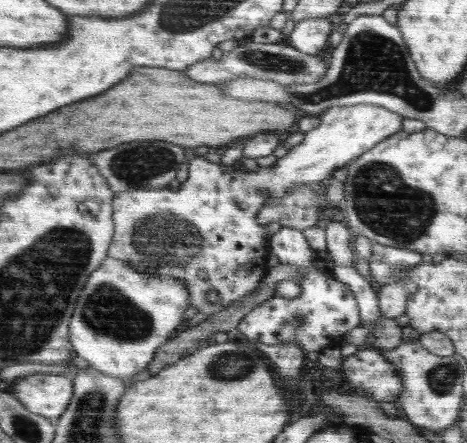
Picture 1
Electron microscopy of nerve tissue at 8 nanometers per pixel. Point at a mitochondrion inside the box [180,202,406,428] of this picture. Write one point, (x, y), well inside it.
(232, 366)

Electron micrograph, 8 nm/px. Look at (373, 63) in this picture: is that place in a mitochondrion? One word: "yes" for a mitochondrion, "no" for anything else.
yes

